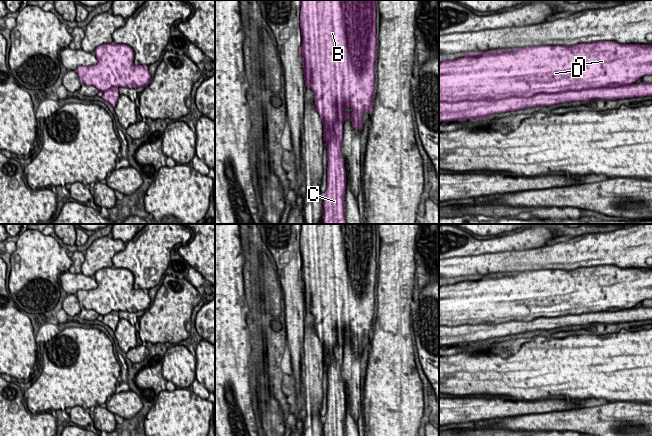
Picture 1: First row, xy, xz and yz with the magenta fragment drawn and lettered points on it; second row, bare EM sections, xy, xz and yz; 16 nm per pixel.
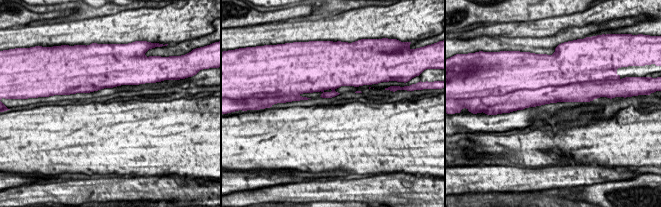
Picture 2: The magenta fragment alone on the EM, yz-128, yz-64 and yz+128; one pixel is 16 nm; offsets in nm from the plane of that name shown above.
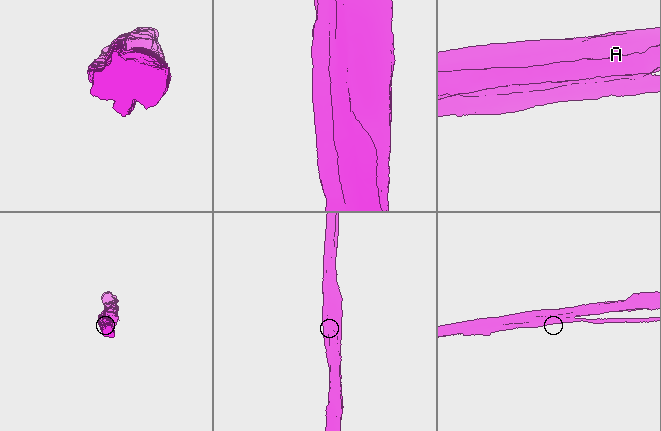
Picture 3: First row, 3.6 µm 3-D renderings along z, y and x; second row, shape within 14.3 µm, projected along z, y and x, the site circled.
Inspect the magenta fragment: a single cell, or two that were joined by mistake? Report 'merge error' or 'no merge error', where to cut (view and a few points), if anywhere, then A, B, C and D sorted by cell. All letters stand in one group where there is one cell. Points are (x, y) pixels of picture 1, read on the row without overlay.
merge error | yz (632, 307), (611, 311), (539, 316), (526, 321), (439, 326) | A B D / C

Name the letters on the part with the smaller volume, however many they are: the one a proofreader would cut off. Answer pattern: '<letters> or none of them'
C

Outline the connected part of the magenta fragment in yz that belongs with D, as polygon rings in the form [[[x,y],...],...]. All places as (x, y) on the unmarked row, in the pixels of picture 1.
[[[599,265],[593,267],[580,267],[574,270],[531,270],[517,272],[515,275],[487,275],[470,277],[462,282],[445,284],[439,287],[439,326],[456,327],[461,325],[497,324],[509,321],[532,321],[539,317],[559,317],[564,315],[577,315],[601,311],[619,311],[635,307],[644,299],[652,299],[652,268],[619,268],[614,265]]]

